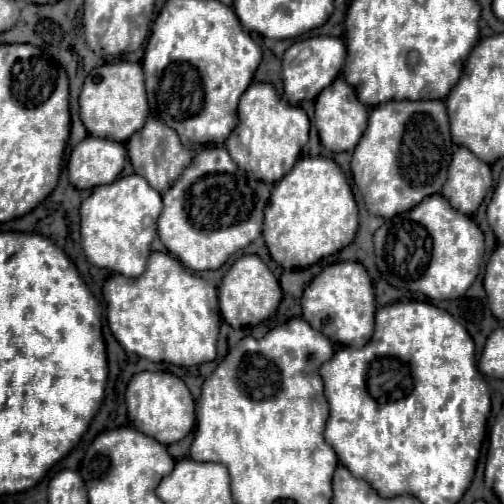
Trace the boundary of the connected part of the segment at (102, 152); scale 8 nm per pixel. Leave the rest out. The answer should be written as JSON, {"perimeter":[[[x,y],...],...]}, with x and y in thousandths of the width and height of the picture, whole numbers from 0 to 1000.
{"perimeter":[[[175,268],[135,315],[139,363],[155,375],[183,375],[234,355],[250,319],[250,292],[234,280]]]}

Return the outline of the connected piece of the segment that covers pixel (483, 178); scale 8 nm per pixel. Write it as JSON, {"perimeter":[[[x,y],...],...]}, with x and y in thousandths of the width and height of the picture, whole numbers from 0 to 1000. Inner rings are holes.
{"perimeter":[[[909,292],[901,300],[885,367],[877,371],[877,387],[913,423],[937,427],[952,411],[972,371],[976,371],[972,327],[940,312],[940,304],[933,304],[925,292]]]}

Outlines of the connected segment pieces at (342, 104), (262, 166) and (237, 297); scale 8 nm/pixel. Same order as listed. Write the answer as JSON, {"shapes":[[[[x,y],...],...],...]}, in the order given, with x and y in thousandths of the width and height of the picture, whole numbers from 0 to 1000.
{"shapes":[[[[671,153],[663,157],[659,169],[651,169],[631,192],[627,192],[627,256],[635,268],[635,280],[647,296],[655,300],[698,300],[718,264],[726,260],[730,248],[730,212],[718,208],[710,200],[710,192],[702,192],[702,177],[694,177],[694,169]]],[[[504,161],[472,204],[472,248],[448,276],[448,296],[476,335],[524,363],[556,359],[591,319],[599,288],[611,280],[611,232],[595,212],[575,212],[540,165]]],[[[484,506],[468,514],[456,538],[444,546],[440,565],[433,573],[440,629],[464,653],[484,645],[508,645],[532,633],[536,625],[548,621],[556,593],[560,593],[560,573],[552,565],[552,554],[540,546],[540,538],[528,530],[528,522],[512,506]]]]}

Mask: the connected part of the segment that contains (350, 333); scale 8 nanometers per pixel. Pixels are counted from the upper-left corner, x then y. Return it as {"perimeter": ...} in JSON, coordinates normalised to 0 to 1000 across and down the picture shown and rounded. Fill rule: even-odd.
{"perimeter":[[[671,518],[651,526],[619,554],[599,585],[599,629],[663,681],[694,688],[722,688],[734,677],[742,657],[742,617],[742,569],[718,522]]]}

